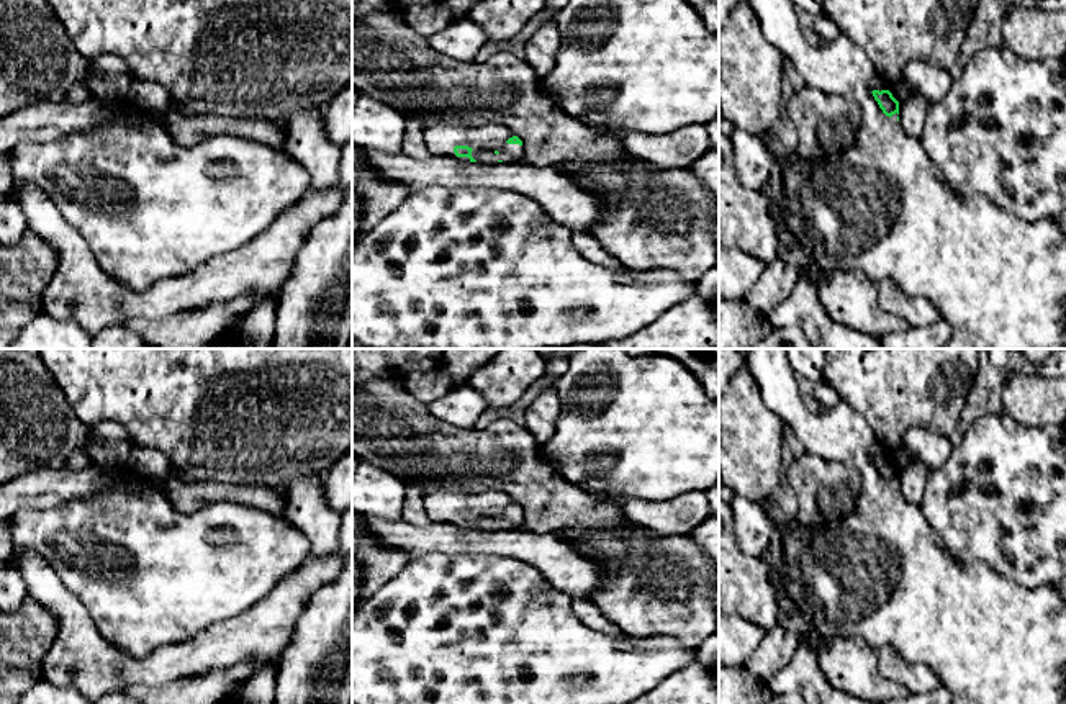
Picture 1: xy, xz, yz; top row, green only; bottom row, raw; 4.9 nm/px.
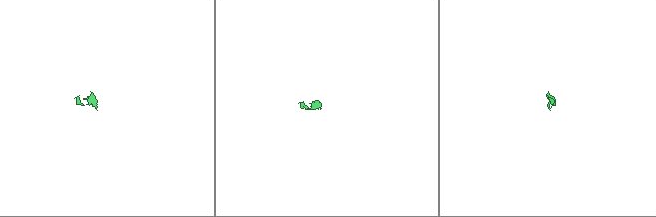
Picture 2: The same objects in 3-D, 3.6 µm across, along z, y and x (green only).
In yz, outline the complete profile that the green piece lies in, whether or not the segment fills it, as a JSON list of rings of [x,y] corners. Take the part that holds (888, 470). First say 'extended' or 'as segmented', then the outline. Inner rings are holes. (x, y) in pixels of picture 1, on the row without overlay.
extended; [[[747,349],[745,362],[748,363],[760,396],[766,408],[783,419],[784,424],[791,426],[797,439],[801,440],[807,454],[822,457],[825,460],[837,460],[847,465],[850,470],[856,470],[861,478],[861,490],[855,498],[853,509],[842,519],[838,526],[825,526],[819,529],[809,529],[801,526],[796,519],[786,524],[784,532],[784,586],[786,599],[793,611],[799,612],[811,625],[807,639],[797,637],[797,647],[793,660],[781,668],[766,683],[773,694],[778,693],[797,693],[806,704],[873,704],[860,697],[853,697],[847,693],[835,689],[820,665],[820,653],[825,648],[825,642],[835,637],[861,637],[871,645],[873,650],[889,645],[904,660],[910,663],[927,665],[951,693],[951,704],[1066,704],[1066,604],[1061,599],[1056,586],[1041,584],[1038,588],[1020,586],[1012,580],[1004,578],[986,563],[964,565],[956,560],[943,545],[940,535],[927,524],[927,519],[919,506],[910,504],[899,490],[899,468],[889,458],[889,450],[878,444],[868,422],[853,411],[847,403],[840,403],[832,409],[820,409],[811,413],[801,398],[794,370],[789,367],[786,349]]]

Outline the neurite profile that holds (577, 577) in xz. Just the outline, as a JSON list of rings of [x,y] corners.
[[[362,516],[362,526],[383,545],[406,552],[411,558],[447,552],[485,553],[529,563],[571,599],[591,599],[599,583],[593,560],[578,555],[553,534],[527,529],[478,530],[440,522],[416,526],[404,517],[373,516]]]

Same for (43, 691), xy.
[[[38,679],[18,701],[18,704],[90,704],[75,688],[56,686],[47,679]]]

